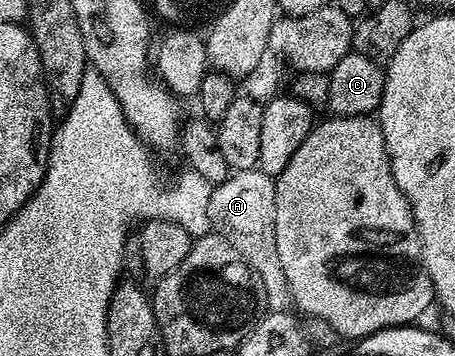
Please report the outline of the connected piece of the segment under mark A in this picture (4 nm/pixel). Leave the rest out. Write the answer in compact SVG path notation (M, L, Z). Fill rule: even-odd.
M240 169L231 172L223 182L215 184L208 199L208 215L213 232L219 237L225 237L228 243L236 247L236 251L248 263L248 267L258 276L262 285L262 294L266 297L266 309L270 311L286 311L291 308L290 288L284 275L284 267L280 267L280 255L276 252L276 187L275 178L264 170Z

